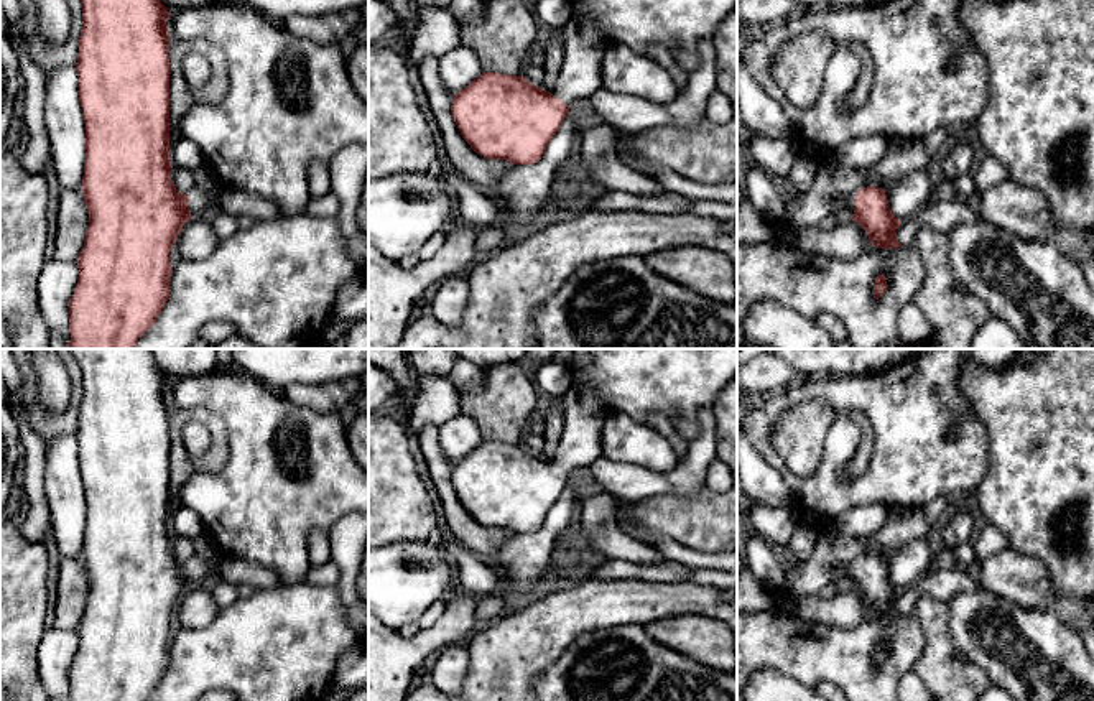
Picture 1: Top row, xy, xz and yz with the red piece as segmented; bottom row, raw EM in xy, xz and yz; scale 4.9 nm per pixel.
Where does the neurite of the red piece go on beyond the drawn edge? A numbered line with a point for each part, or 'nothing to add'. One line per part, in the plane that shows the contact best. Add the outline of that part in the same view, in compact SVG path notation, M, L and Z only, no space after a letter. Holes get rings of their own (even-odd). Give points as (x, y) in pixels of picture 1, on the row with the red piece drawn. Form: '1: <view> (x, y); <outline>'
1: yz (844, 206); M857 193L847 194L847 196L841 196L836 201L836 214L842 219L851 219L854 214L854 207L855 207L855 196Z

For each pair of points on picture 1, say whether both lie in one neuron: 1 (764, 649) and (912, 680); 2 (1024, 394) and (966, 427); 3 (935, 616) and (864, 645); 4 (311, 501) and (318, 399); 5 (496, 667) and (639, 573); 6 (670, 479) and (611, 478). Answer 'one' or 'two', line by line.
1: two
2: two
3: two
4: two
5: two
6: one

